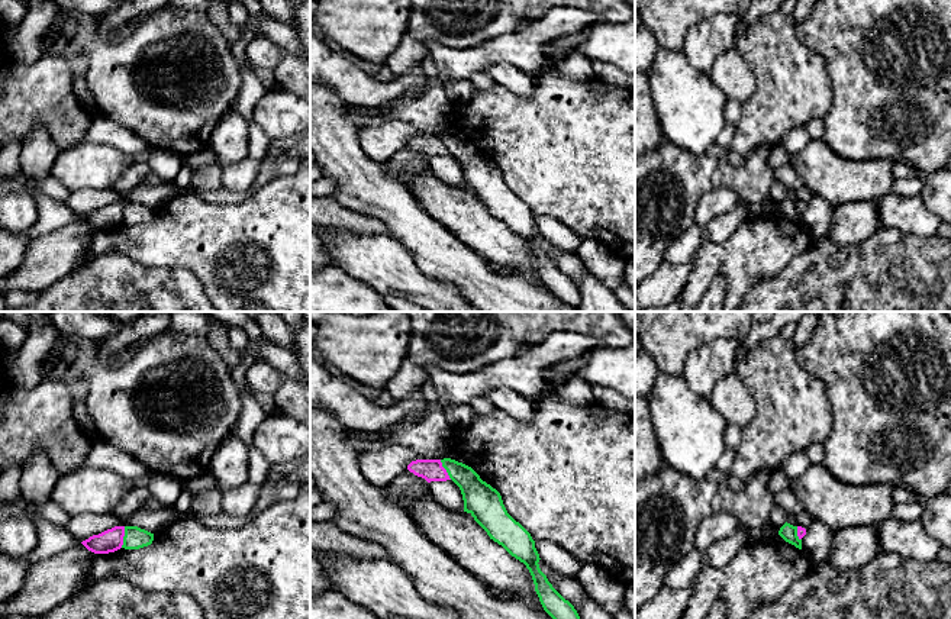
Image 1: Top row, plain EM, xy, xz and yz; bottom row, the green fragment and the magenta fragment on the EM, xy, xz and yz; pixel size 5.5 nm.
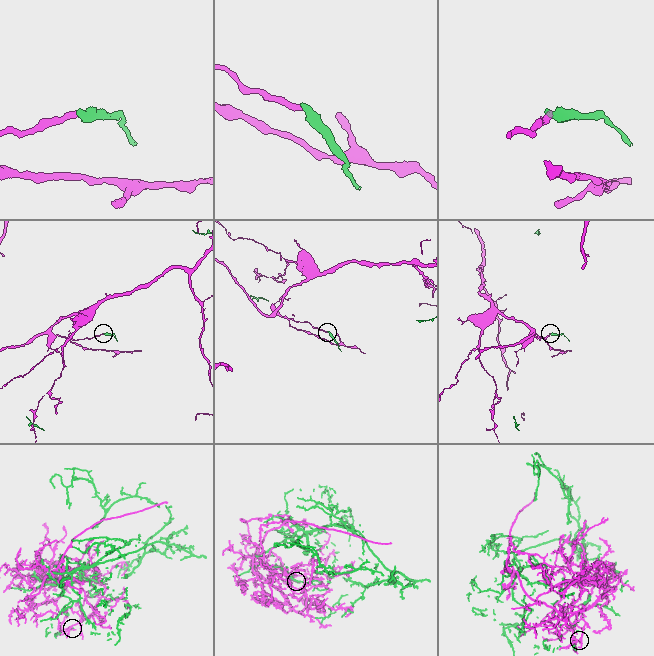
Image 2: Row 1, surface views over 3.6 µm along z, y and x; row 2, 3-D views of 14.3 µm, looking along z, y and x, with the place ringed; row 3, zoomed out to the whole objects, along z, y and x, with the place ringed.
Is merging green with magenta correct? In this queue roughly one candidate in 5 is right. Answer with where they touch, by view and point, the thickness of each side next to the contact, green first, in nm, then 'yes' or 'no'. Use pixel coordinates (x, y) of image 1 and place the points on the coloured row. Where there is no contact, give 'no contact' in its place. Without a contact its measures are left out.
contact xy (123, 537); calibres 120 and 130 nm; no

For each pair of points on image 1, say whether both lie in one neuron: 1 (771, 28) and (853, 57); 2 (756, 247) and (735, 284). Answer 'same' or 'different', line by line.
1: different
2: same

